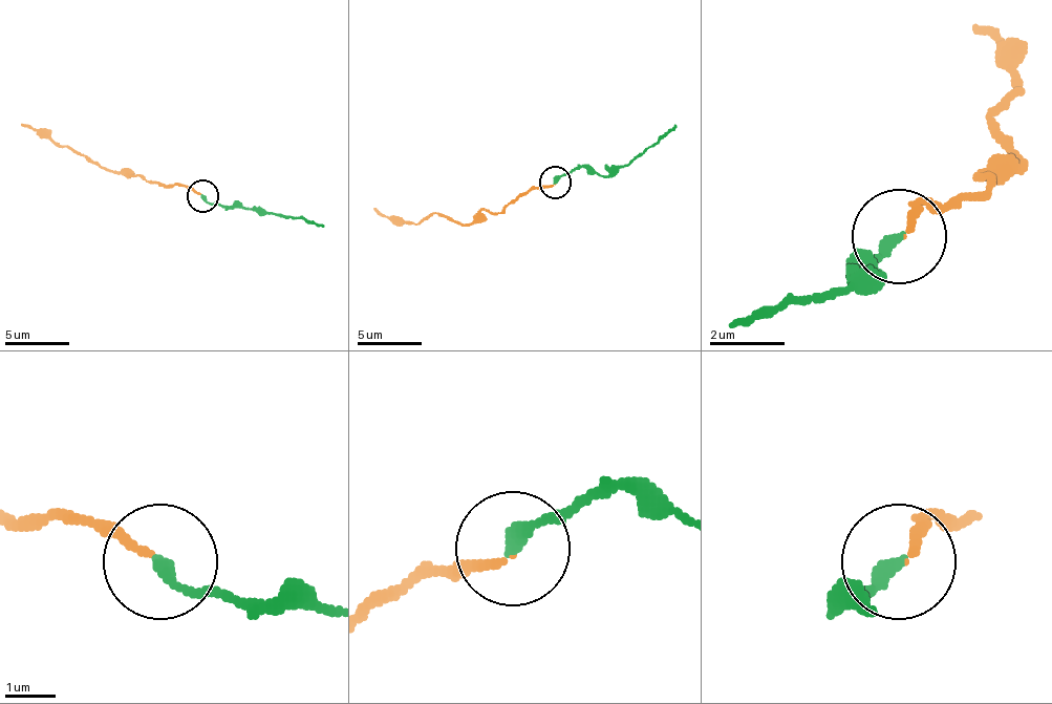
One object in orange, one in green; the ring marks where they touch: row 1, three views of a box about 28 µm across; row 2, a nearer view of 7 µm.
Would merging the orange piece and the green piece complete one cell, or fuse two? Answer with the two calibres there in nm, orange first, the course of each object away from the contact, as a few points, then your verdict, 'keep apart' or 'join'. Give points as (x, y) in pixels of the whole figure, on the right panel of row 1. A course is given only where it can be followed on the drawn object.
130 nm thick on the orange side, 280 nm on the other; orange runs (901, 238), (929, 200), (977, 200), (1024, 163), (986, 115), (1024, 87), (1014, 68), (977, 21); green runs (901, 238), (854, 267), (882, 276), (788, 295), (731, 323); keep apart

